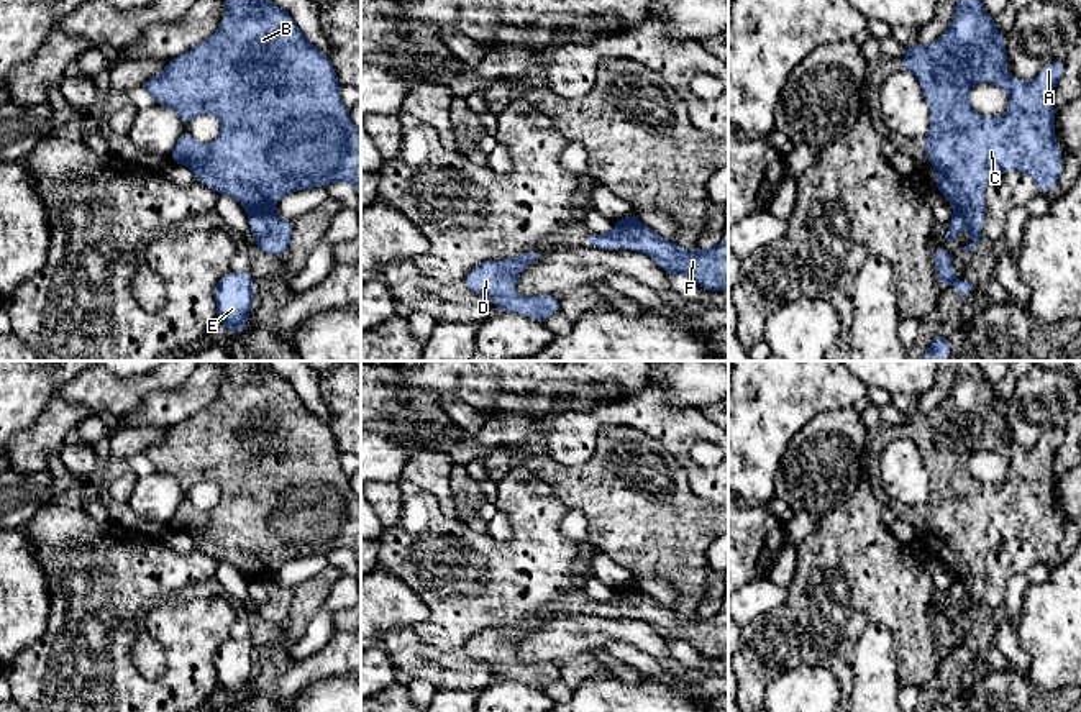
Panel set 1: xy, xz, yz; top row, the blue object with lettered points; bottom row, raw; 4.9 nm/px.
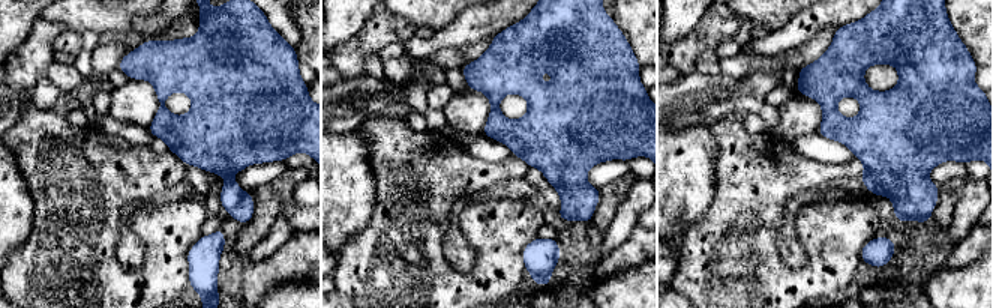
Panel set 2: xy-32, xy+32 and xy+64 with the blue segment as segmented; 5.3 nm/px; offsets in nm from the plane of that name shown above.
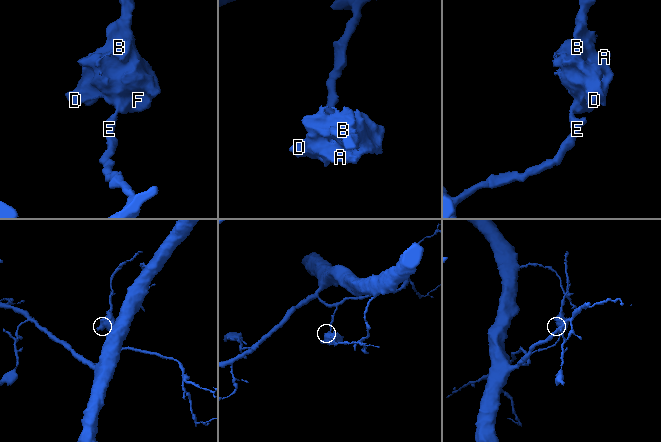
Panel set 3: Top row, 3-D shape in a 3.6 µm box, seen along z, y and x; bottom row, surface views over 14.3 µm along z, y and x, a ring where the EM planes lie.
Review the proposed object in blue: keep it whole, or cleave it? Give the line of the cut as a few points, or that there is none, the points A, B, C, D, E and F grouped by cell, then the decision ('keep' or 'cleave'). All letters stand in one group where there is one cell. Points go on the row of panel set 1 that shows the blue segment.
cut xy (266, 212), (268, 230), (256, 240); groups A B C D F / E; cleave

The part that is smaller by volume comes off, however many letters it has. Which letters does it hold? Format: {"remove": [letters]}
{"remove": ["A", "B", "C", "D", "F"]}

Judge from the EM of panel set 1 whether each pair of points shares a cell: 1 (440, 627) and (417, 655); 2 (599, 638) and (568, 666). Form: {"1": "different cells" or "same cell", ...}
{"1": "different cells", "2": "different cells"}

